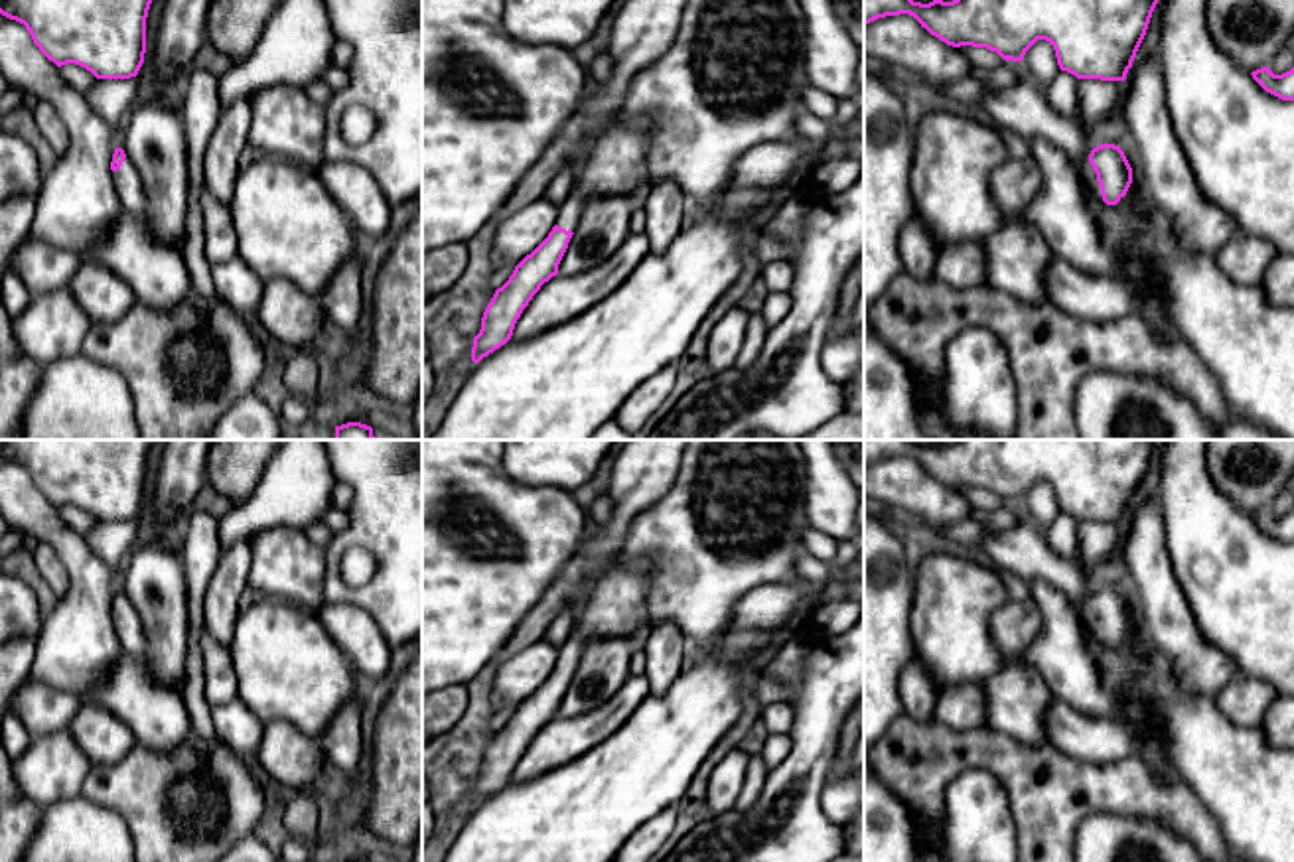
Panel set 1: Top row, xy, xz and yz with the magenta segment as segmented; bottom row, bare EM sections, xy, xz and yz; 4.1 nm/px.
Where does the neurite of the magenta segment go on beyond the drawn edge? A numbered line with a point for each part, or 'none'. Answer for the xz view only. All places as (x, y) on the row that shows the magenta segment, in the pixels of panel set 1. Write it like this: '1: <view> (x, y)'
1: xz (616, 164)

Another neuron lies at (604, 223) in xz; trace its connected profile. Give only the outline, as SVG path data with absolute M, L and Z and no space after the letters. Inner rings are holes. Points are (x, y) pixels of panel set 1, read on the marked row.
M623 195L588 199L558 264L558 274L580 274L608 260L629 235L633 209Z

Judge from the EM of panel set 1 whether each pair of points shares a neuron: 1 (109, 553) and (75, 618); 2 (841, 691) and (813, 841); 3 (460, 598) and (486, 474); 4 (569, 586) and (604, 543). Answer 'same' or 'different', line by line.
1: different
2: same
3: same
4: same

